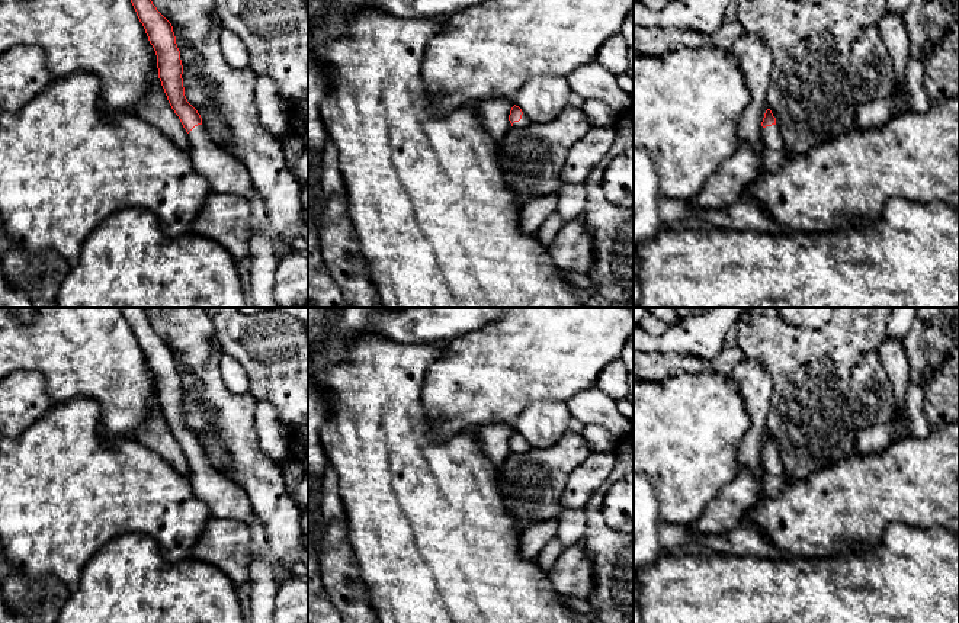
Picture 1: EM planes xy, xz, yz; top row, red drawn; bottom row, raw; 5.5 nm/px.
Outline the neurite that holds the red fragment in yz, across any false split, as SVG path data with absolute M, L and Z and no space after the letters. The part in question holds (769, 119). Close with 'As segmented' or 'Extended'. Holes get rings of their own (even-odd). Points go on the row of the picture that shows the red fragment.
M770 109L766 110L761 126L763 137L758 173L769 173L777 170L785 164L786 150L776 125L776 118Z. Extended

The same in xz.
M516 105L510 110L509 121L510 121L513 128L526 126L530 123L530 119Z. Extended

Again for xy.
M131 0L131 3L155 51L158 78L167 100L187 132L193 168L209 182L214 192L248 199L254 187L248 170L208 137L201 115L185 96L183 65L171 23L151 0Z. Extended

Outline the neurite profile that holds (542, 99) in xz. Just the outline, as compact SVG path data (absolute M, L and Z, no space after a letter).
M539 76L527 81L513 102L530 122L549 123L567 109L571 93L567 77Z

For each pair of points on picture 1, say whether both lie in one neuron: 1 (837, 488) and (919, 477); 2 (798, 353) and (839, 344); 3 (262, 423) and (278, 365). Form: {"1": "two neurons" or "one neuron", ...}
{"1": "one neuron", "2": "one neuron", "3": "two neurons"}

